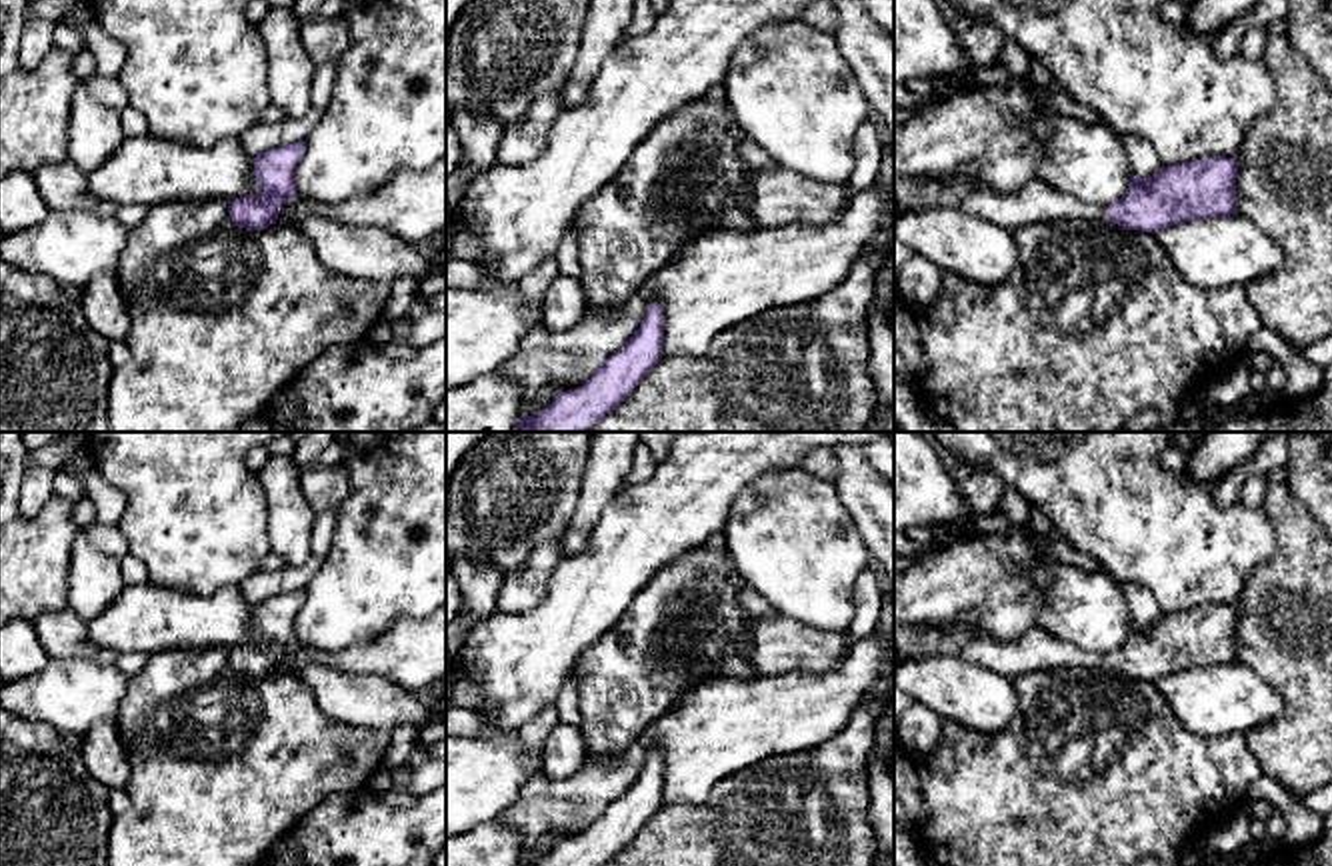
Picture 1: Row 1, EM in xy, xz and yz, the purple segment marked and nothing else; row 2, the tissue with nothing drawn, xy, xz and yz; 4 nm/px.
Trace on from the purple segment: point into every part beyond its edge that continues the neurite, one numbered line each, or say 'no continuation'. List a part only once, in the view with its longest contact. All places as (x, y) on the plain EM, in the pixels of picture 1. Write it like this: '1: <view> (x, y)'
1: yz (1034, 650)

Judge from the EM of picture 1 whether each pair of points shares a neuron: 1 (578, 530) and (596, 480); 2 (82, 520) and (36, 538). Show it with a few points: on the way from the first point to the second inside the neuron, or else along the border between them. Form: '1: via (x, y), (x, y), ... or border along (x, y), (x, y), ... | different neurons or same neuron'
1: via (584, 518), (596, 492) | same neuron
2: border along (72, 502), (72, 522), (80, 530) | different neurons

